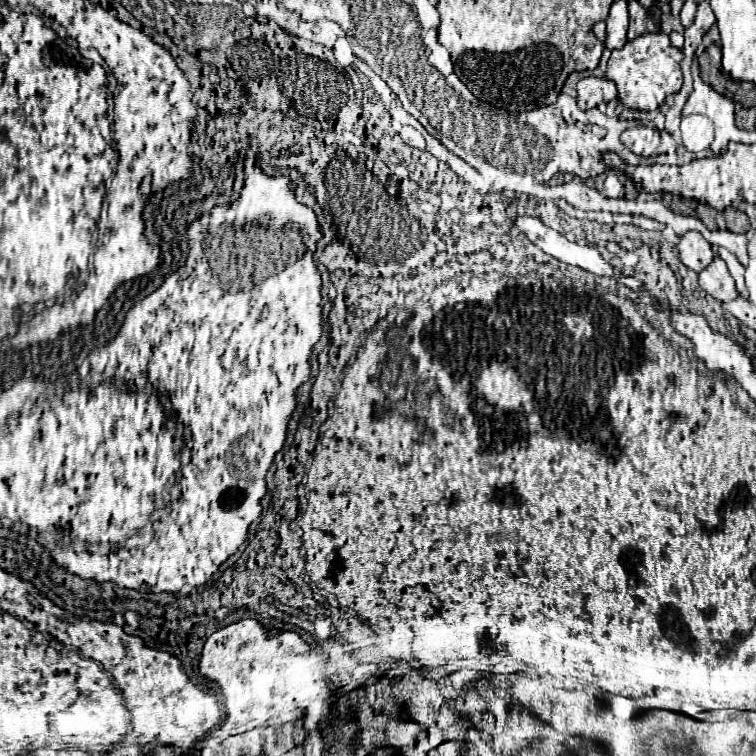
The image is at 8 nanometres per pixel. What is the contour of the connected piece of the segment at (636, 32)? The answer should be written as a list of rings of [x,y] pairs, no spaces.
[[[629,2],[629,32],[627,32],[627,38],[633,40],[641,34],[655,32],[655,30],[657,30],[657,26],[653,24],[649,12],[639,2]]]

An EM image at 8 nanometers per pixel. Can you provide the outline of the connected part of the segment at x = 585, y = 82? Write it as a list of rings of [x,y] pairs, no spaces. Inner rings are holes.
[[[589,76],[577,82],[577,104],[581,110],[591,110],[613,98],[617,98],[617,86],[607,78]]]

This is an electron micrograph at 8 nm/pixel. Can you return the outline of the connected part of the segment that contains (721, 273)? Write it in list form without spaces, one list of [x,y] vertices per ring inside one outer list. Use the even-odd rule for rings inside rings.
[[[715,256],[715,260],[699,272],[699,286],[711,294],[715,300],[721,302],[729,302],[733,298],[737,298],[737,290],[735,290],[735,282],[725,266],[725,262]]]

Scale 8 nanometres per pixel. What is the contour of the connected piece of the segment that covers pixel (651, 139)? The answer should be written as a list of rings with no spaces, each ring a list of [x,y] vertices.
[[[635,126],[635,128],[627,128],[621,134],[621,142],[637,156],[649,158],[649,156],[657,156],[659,154],[659,144],[661,144],[661,132],[657,128],[649,128],[649,126]]]

